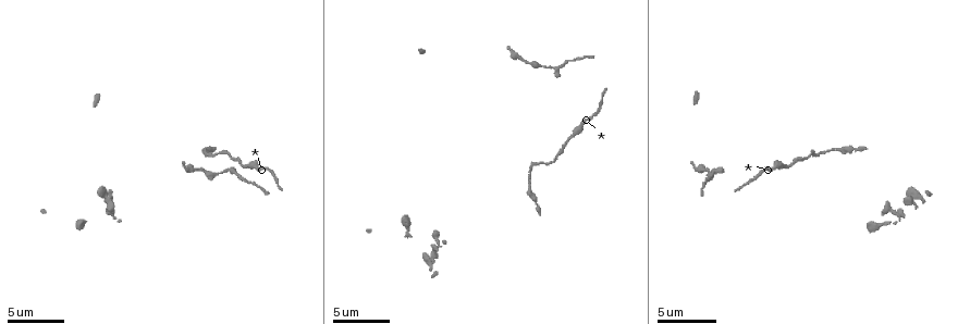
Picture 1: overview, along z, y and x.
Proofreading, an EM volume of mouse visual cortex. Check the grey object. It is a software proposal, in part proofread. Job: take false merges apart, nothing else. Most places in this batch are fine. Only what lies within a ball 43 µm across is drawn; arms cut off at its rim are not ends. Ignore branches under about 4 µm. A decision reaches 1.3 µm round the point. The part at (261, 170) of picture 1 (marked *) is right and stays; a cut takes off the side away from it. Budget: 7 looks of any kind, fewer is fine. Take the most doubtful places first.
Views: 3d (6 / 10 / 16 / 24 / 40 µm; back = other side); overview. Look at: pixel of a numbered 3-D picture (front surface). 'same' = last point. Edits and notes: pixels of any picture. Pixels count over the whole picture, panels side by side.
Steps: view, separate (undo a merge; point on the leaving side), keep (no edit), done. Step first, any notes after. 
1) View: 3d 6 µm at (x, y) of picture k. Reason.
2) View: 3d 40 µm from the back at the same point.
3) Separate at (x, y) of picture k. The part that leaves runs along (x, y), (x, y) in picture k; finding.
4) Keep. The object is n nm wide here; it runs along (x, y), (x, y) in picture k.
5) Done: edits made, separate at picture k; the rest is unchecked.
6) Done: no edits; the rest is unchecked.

View: 3d 10 µm at (243, 164) of picture 1. Sudden change in width.

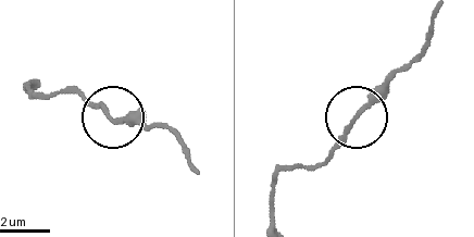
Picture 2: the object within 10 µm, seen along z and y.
View: 3d 10 µm from the back at (358, 111) of picture 2.

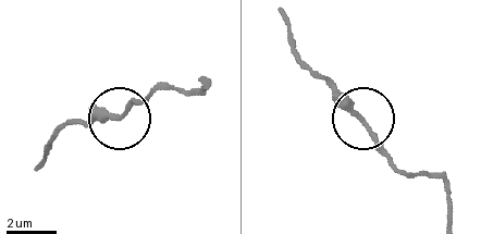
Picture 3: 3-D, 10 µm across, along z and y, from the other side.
Keep. It runs along (83, 124), (116, 119), (160, 89) in picture 3; all the same neuron.

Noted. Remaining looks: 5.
View: 3d 10 µm at (221, 174) of picture 1. Three-way junction.

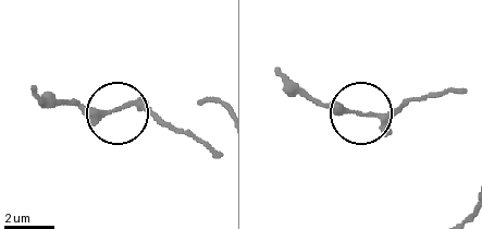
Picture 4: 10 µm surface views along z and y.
Keep. The object is 170 nm wide here; all the same neuron.

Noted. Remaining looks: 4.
View: 3d 10 µm at (843, 150) of picture 1.

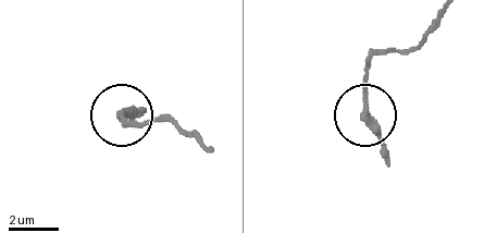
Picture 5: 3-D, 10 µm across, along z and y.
View: 3d 10 µm from the back at (364, 116) of picture 5.

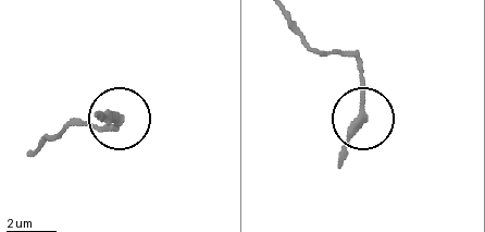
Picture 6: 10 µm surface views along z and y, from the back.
Keep. One neuron here.

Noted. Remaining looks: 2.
Done: no edits; the rest is unchecked.

